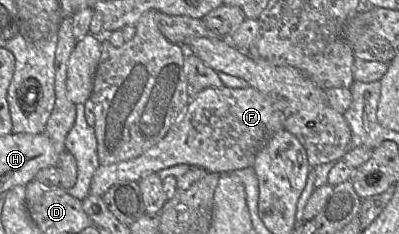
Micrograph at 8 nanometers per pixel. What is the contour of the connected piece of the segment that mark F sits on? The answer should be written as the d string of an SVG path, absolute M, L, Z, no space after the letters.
M209 87L191 98L184 115L155 145L137 157L101 165L95 171L90 195L102 197L114 184L137 181L177 164L199 166L208 173L227 173L252 167L258 151L278 132L284 130L289 101L283 96L265 96L257 89Z

